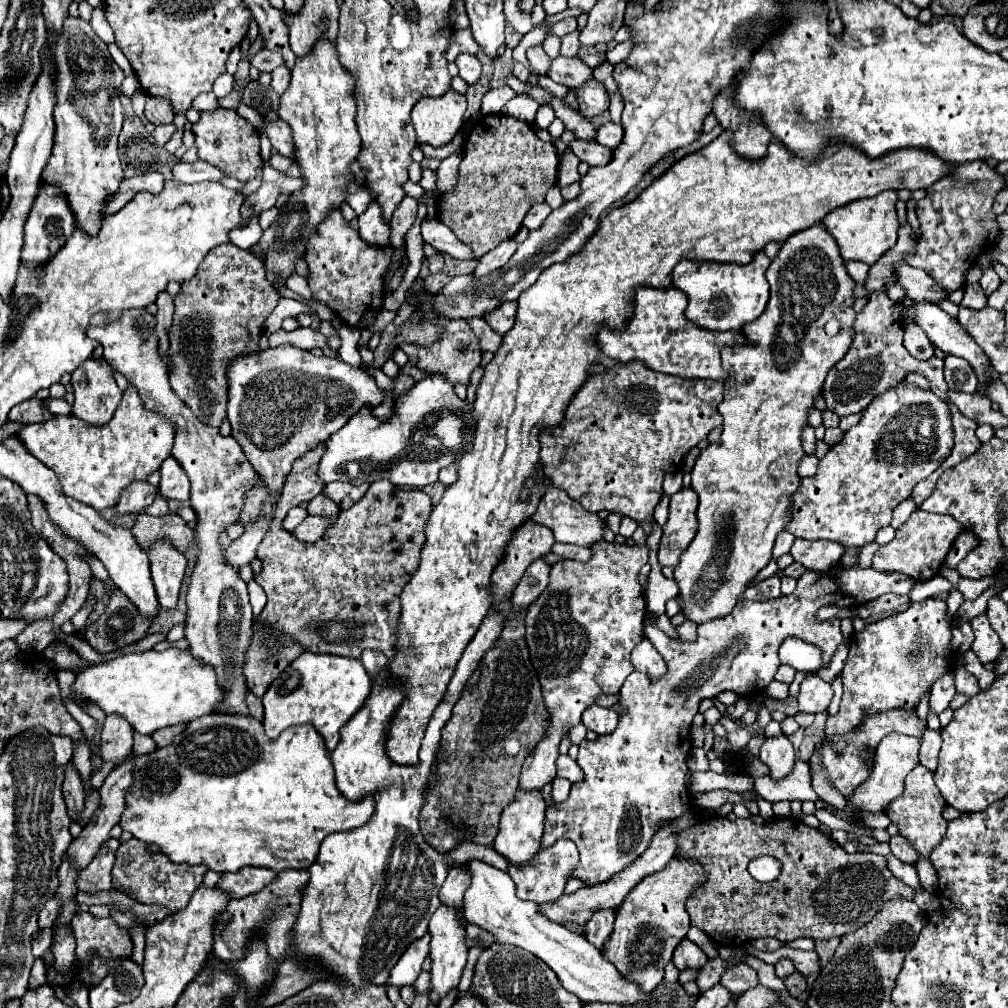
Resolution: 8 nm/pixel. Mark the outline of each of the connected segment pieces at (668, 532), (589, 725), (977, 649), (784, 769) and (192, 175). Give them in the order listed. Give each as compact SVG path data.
M681 488L671 496L669 520L663 528L663 538L659 544L659 564L677 566L679 556L687 550L697 532L697 496L691 488Z
M593 704L583 712L583 724L587 730L593 730L597 734L611 734L617 726L617 712L613 708L601 708Z
M985 614L977 616L971 620L973 632L975 632L975 642L973 642L973 652L979 656L979 660L983 664L987 662L995 662L995 658L1003 652L1003 644L999 640L999 636L995 634L995 630L991 628L989 620Z
M785 734L769 736L763 746L759 758L771 768L771 778L783 778L793 770L795 764L795 752Z
M197 160L193 164L179 162L179 164L173 166L171 172L173 172L173 180L185 182L185 184L195 184L195 182L205 182L205 180L219 182L225 176L219 168L215 168L215 166L211 166L203 160Z

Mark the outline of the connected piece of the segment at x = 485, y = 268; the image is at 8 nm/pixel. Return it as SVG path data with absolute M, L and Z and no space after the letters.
M513 238L503 242L503 244L499 244L497 248L493 248L491 252L487 252L485 256L479 258L479 264L477 264L473 274L477 278L481 278L481 276L491 274L493 270L499 270L501 266L505 266L509 262L509 258L515 254L515 250L517 250L517 242Z

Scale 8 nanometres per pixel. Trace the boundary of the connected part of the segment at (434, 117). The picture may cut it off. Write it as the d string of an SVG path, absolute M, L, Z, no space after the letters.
M449 90L439 98L423 98L415 104L411 120L415 126L417 146L443 146L453 140L465 122L467 100L463 94Z

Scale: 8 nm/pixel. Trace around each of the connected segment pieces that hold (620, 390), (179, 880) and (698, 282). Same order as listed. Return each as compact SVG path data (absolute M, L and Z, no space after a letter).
M629 362L625 366L613 366L609 368L607 372L603 374L593 374L585 386L575 394L575 398L571 400L569 408L567 408L567 414L565 414L565 420L551 428L551 432L543 432L541 434L541 460L543 460L543 472L545 476L555 484L555 488L561 488L565 490L573 500L577 500L585 510L589 512L601 512L601 510L607 510L607 512L617 512L621 516L629 516L633 520L637 520L639 524L649 520L653 516L653 510L657 506L657 502L661 500L663 496L663 490L661 490L661 484L663 484L663 478L665 474L671 474L671 472L677 472L679 470L679 464L683 460L683 456L695 448L701 440L707 438L707 434L721 424L721 414L717 412L717 406L723 398L723 380L683 380L683 378L677 378L677 376L667 376L667 374L661 374L661 372L655 372L655 370L649 370L645 364L639 364L639 362Z
M131 838L119 846L115 852L115 864L113 864L113 888L121 892L129 892L133 898L137 898L143 904L159 904L169 908L171 912L183 910L193 892L201 886L203 876L207 868L205 866L189 866L189 864L173 864L163 856L163 852L147 852L139 840Z
M757 254L749 264L731 262L697 262L683 260L673 270L673 286L683 290L689 298L685 310L687 320L707 330L741 330L743 324L753 322L767 306L769 284L765 270L771 260L765 254Z

